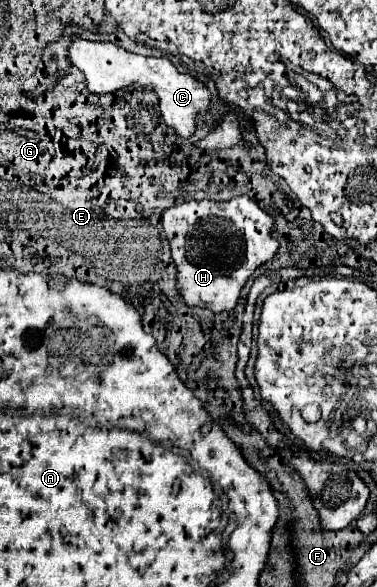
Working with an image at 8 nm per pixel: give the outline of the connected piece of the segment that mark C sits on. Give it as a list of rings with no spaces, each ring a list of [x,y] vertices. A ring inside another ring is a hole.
[[[72,35],[72,43],[68,47],[68,59],[74,67],[78,67],[86,77],[86,87],[90,93],[104,95],[114,93],[128,85],[144,85],[150,87],[160,101],[160,111],[168,127],[172,127],[178,135],[192,139],[198,117],[208,113],[212,93],[210,89],[188,73],[180,73],[170,59],[166,57],[144,57],[130,53],[110,41],[88,41],[80,35]]]

